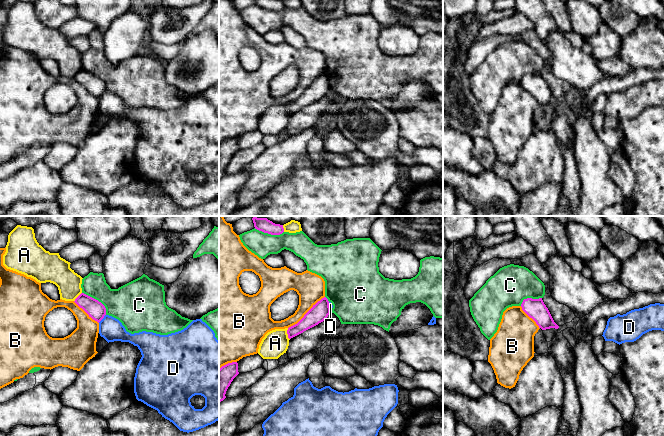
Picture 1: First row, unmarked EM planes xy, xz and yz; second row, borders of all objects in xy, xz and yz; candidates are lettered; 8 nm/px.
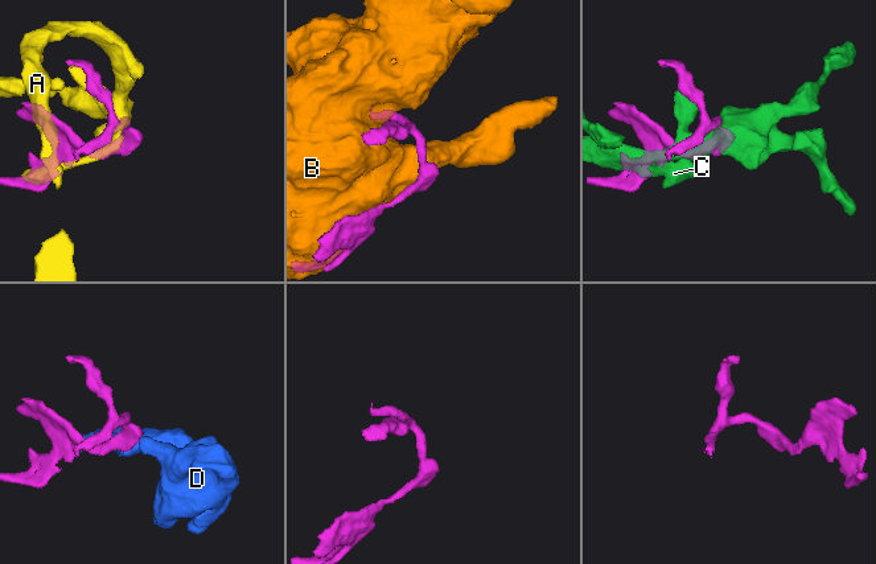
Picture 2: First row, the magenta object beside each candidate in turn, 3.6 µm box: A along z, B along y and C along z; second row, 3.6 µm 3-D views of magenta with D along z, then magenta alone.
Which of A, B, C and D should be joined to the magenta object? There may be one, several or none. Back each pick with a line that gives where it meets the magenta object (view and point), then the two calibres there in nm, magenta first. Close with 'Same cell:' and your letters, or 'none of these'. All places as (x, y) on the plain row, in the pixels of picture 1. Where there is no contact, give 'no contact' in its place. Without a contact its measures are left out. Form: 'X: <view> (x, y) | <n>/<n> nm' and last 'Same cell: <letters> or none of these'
Same cell: none of these

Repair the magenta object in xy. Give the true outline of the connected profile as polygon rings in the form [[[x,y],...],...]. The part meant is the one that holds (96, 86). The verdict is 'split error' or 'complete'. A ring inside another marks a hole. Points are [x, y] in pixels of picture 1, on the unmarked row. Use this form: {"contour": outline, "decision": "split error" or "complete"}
{"contour": [[[81,69],[74,77],[80,84],[82,84],[93,96],[98,99],[106,91],[105,82],[98,76]]], "decision": "complete"}

